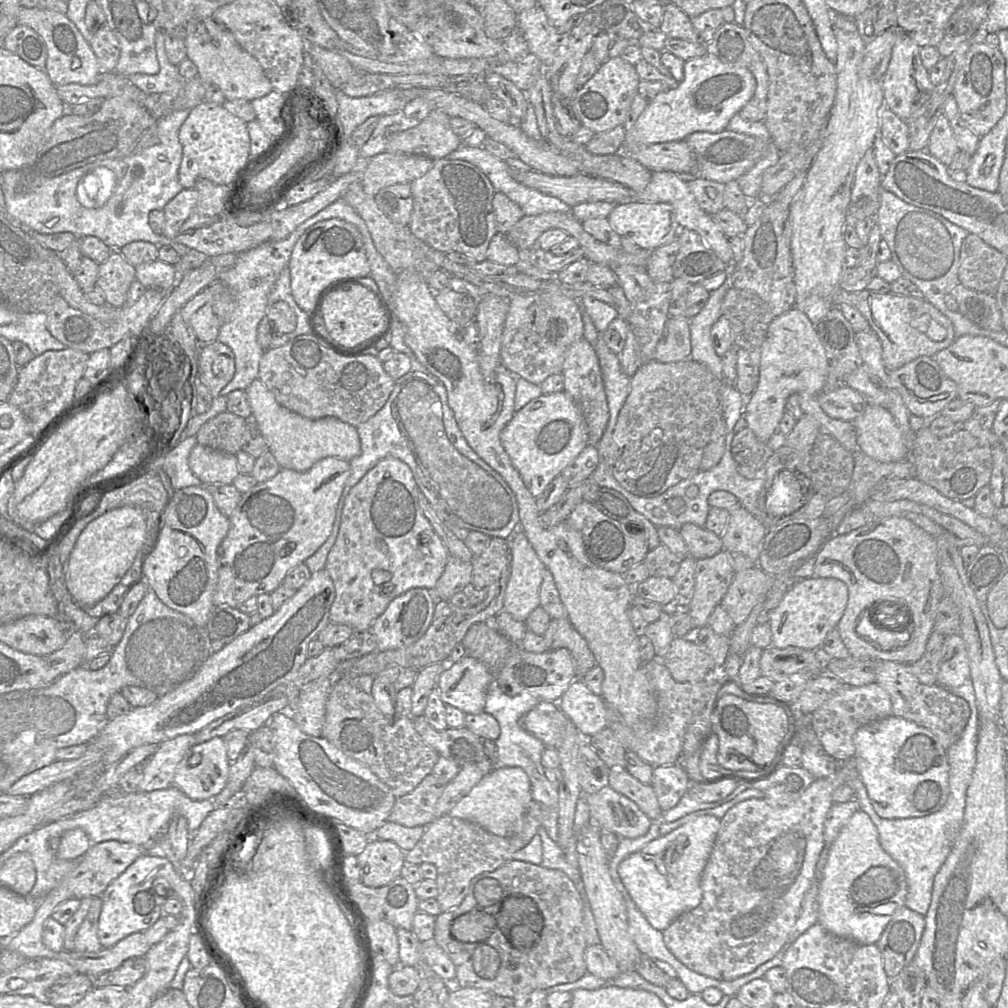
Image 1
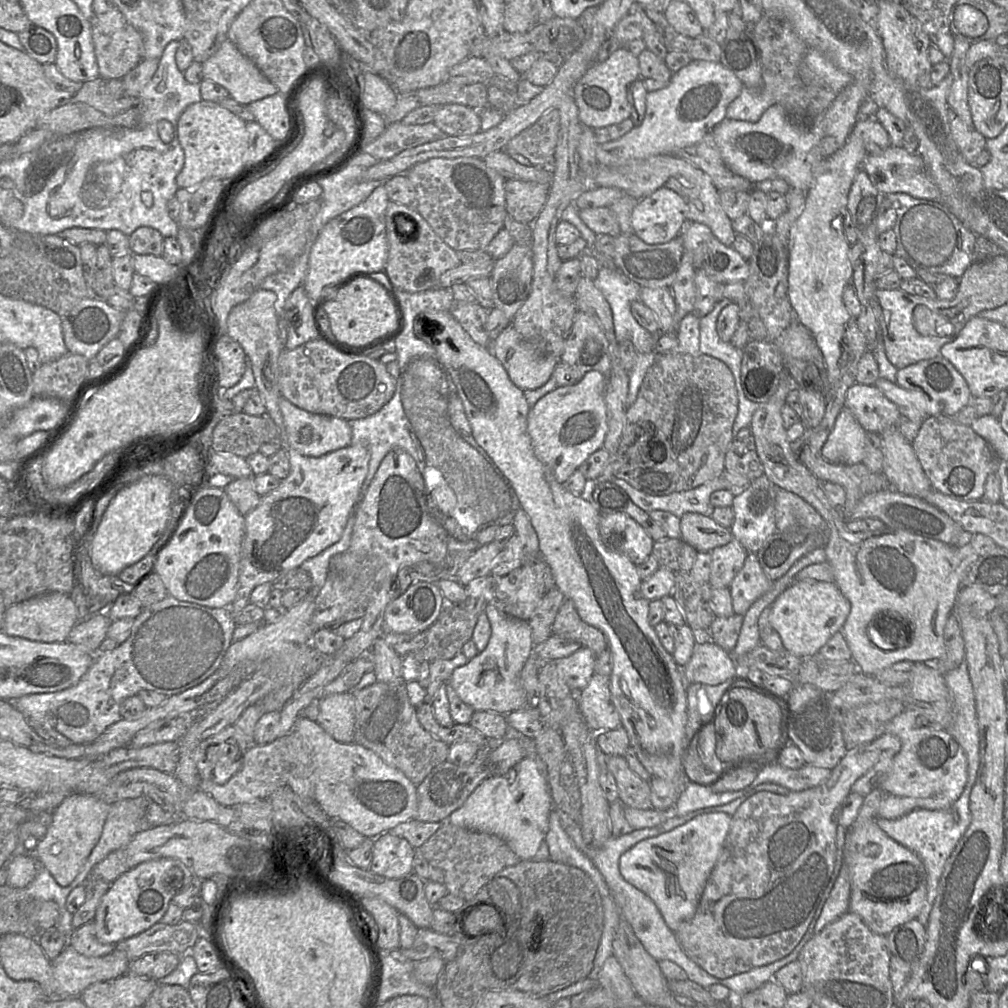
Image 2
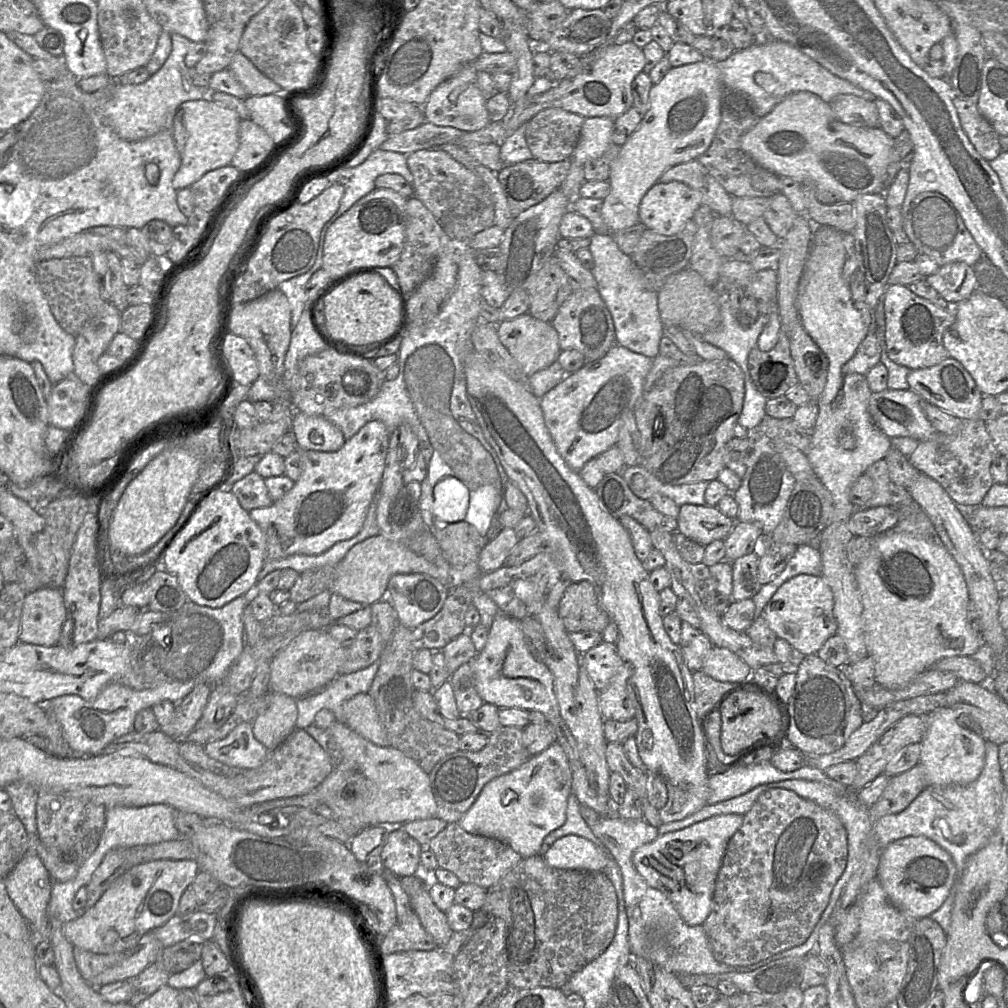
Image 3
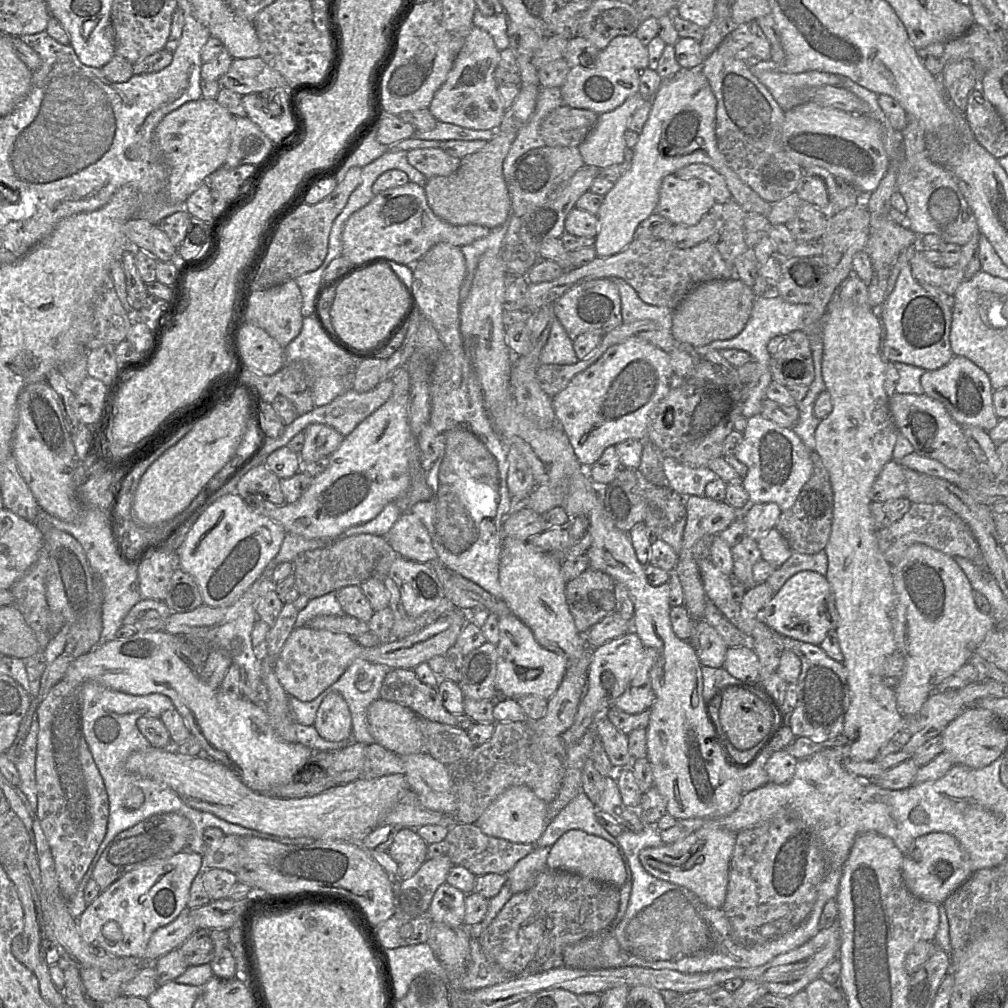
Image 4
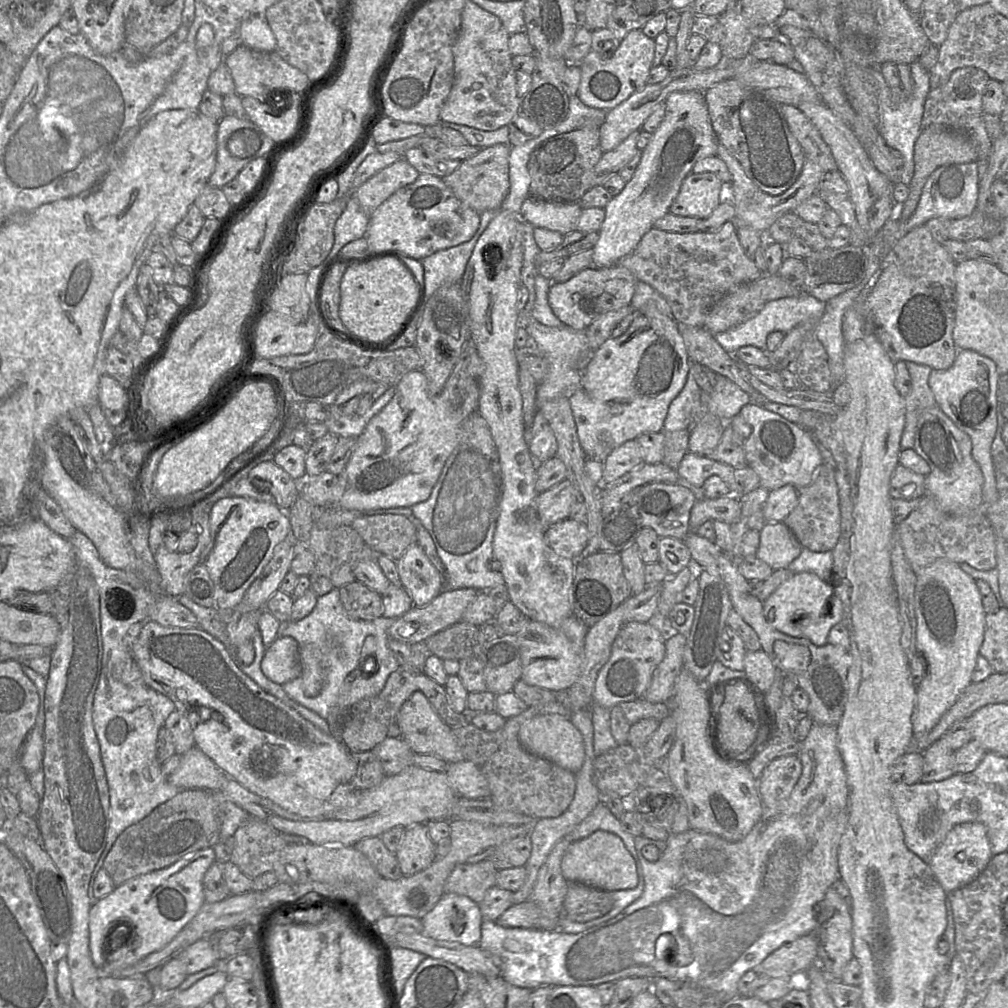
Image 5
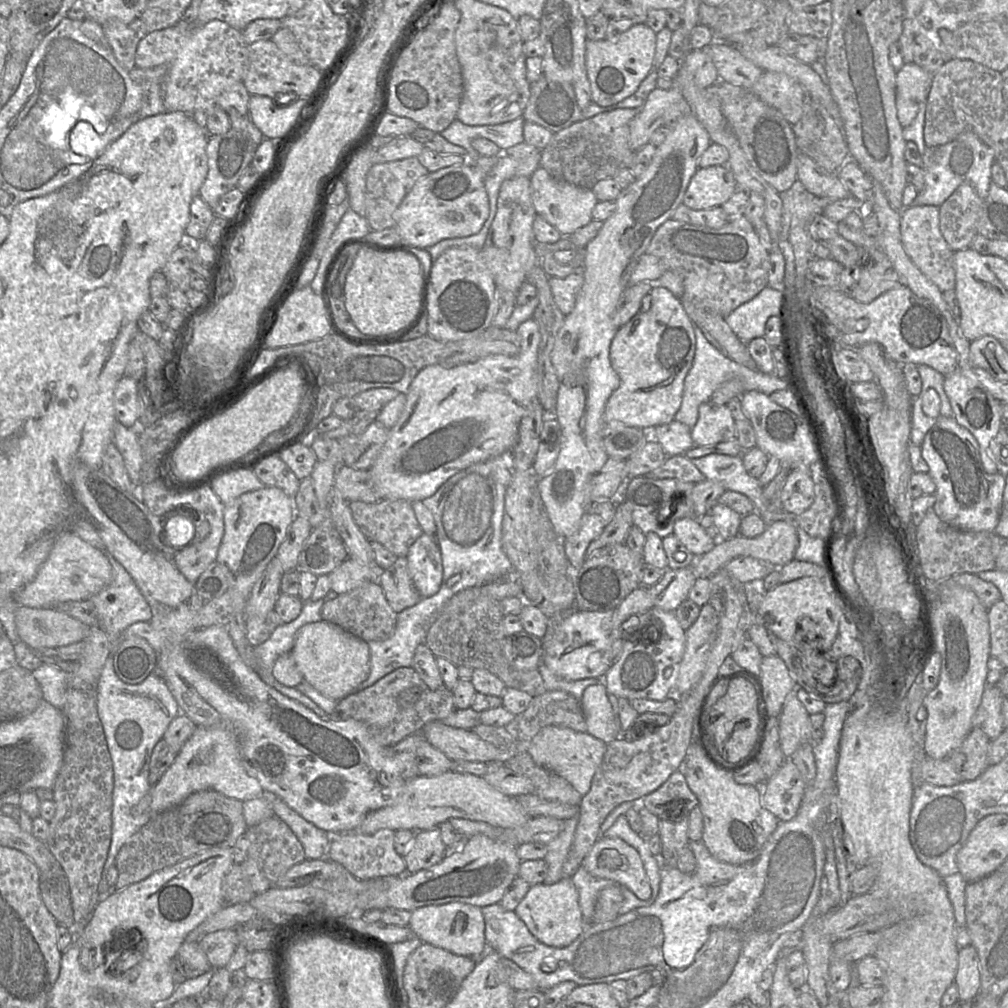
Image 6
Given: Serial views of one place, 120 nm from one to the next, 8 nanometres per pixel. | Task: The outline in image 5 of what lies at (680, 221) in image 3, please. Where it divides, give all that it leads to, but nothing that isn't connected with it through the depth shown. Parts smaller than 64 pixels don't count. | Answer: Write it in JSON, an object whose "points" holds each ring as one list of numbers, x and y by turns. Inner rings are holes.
{"points":[[690,173,683,180,669,213,705,219,724,201,724,187,713,173]]}

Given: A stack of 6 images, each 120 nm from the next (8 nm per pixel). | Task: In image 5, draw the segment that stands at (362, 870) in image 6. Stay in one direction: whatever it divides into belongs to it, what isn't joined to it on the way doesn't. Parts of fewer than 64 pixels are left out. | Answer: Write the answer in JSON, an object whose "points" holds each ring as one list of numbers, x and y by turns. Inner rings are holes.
{"points":[[379,836,362,839,354,847,369,859,380,876,391,880,403,876,395,854,387,849]]}

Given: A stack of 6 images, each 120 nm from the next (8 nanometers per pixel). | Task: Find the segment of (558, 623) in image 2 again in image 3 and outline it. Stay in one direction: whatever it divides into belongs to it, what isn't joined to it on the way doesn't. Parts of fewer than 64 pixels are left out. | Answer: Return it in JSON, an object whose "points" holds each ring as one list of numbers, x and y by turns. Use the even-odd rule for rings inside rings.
{"points":[[588,581,571,583,558,606,558,615,567,632,603,633,610,619,600,606,595,587]]}

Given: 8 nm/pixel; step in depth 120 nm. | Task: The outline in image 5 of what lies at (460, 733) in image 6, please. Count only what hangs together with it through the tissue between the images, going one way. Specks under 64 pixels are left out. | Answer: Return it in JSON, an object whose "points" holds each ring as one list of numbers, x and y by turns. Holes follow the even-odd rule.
{"points":[[414,692,401,706,396,719,401,738,415,754,434,755,448,763,465,761,462,750,453,733,435,712,427,698,421,692]]}

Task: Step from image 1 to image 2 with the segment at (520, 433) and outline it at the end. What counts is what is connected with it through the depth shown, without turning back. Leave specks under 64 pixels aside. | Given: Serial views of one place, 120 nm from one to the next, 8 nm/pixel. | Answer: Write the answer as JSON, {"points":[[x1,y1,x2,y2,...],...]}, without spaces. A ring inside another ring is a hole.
{"points":[[588,371,578,382,556,387,530,406,527,432,534,454,559,483,564,482,591,453,603,447,607,433,606,383,606,374]]}

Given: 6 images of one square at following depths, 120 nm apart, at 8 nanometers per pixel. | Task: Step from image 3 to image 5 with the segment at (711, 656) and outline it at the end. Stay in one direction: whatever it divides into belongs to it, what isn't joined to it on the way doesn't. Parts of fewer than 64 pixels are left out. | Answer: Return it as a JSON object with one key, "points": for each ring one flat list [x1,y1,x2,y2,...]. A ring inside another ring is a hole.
{"points":[[747,651,744,658,744,680,766,693,777,675,772,659,763,651]]}

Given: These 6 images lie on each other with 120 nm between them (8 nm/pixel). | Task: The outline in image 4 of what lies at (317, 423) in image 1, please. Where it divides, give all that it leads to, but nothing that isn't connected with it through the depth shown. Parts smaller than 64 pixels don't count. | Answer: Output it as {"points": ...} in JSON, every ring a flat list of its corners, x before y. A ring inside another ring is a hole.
{"points":[[312,424,304,431,305,442,299,454,300,460,312,461,330,456,341,445,344,436,324,424]]}

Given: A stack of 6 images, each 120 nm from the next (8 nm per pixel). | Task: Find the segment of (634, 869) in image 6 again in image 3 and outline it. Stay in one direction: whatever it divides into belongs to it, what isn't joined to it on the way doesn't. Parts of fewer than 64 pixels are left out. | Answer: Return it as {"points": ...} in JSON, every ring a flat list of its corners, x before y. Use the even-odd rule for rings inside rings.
{"points":[[567,835,555,841,543,859,556,869,602,872,609,857,590,840]]}

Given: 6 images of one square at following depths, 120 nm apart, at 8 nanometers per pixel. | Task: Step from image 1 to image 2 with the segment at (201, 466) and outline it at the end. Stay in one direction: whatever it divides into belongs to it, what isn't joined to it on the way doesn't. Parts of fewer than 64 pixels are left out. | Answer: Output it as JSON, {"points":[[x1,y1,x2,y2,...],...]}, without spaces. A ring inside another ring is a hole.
{"points":[[210,449,208,454,203,455,202,463,206,476,224,474,235,479,253,477,246,459,234,454,219,454]]}

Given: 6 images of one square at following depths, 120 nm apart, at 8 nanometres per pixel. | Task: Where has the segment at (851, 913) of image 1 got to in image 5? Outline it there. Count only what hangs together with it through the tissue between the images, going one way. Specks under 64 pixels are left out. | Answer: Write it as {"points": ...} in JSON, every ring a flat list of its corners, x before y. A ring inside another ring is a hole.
{"points":[[980,822,954,826,928,861,935,878,948,894,971,883,986,868,993,857,987,828]]}

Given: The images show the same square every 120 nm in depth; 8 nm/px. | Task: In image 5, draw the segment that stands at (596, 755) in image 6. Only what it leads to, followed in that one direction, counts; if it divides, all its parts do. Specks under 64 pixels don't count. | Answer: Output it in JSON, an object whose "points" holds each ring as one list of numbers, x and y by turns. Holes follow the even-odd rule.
{"points":[[540,715,528,720,520,727,518,740,530,753,545,758,573,774,576,774,584,763,585,750,582,735,569,718,561,715]]}

